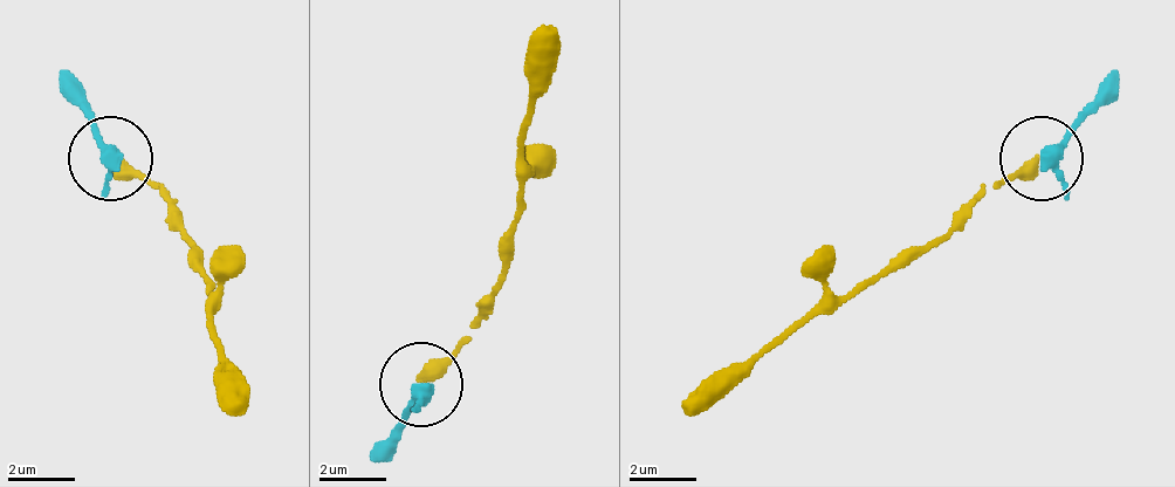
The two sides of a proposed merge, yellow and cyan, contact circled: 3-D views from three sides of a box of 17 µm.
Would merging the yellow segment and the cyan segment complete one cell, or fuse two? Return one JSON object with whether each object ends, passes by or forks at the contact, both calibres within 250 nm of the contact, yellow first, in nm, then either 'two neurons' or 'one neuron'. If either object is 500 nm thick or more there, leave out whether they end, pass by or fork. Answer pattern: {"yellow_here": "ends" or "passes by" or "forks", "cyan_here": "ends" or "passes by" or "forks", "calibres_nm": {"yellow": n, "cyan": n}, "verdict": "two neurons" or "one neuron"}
{"yellow_here": "ends", "cyan_here": "passes by", "calibres_nm": {"yellow": 420, "cyan": 320}, "verdict": "one neuron"}

